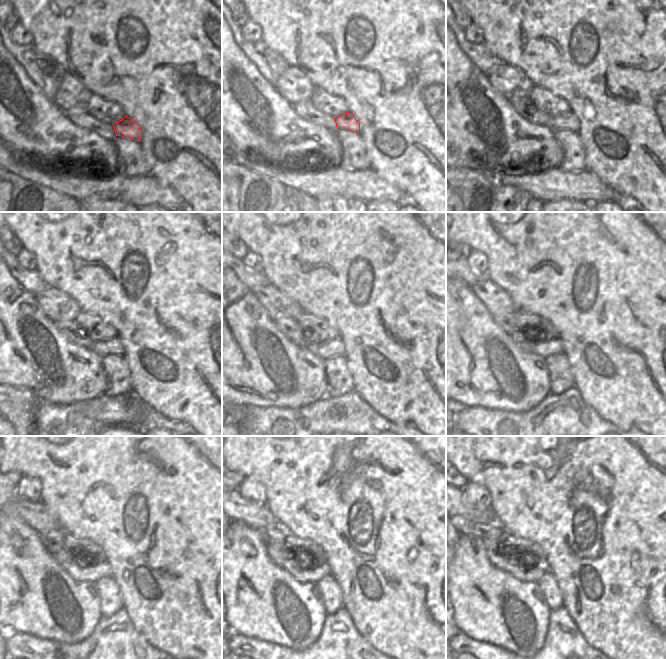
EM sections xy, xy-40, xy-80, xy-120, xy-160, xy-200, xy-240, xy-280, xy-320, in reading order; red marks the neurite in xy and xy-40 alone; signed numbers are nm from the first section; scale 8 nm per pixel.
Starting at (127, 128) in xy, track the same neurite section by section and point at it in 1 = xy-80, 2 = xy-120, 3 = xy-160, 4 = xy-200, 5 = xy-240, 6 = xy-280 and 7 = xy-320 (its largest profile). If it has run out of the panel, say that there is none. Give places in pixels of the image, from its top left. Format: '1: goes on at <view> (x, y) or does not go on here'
1: goes on at xy-80 (567, 121)
2: goes on at xy-120 (108, 346)
3: goes on at xy-160 (328, 348)
4: goes on at xy-200 (554, 346)
5: goes on at xy-240 (94, 573)
6: goes on at xy-280 (277, 554)
7: goes on at xy-320 (517, 569)

